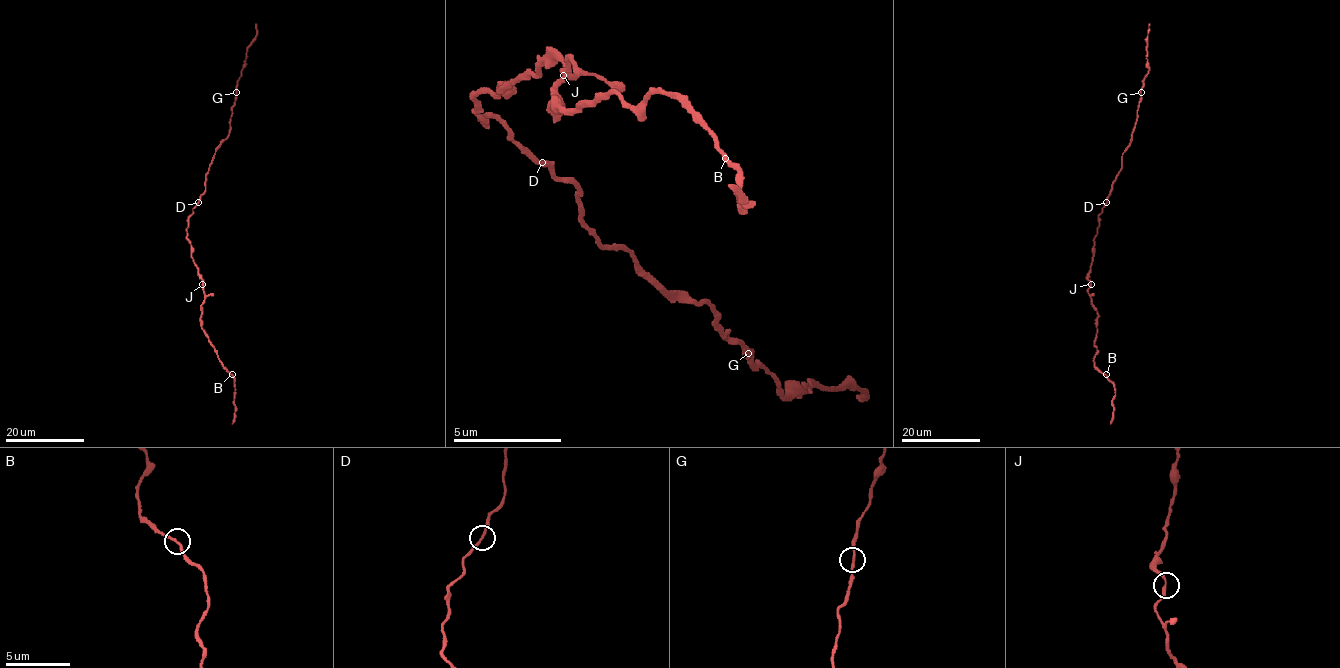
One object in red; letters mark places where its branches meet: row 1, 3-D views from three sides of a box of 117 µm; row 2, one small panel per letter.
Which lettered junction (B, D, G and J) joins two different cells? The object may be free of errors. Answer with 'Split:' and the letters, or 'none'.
Split: none

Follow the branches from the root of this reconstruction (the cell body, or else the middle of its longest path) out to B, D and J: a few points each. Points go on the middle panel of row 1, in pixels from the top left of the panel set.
B: (487, 119), (482, 92), (547, 59), (569, 75), (569, 59), (558, 113), (667, 92), (727, 157)
D: (487, 119), (493, 119), (542, 162)
J: (487, 119), (476, 108), (482, 92), (498, 92), (509, 81), (531, 75), (547, 59), (558, 59), (563, 75)

